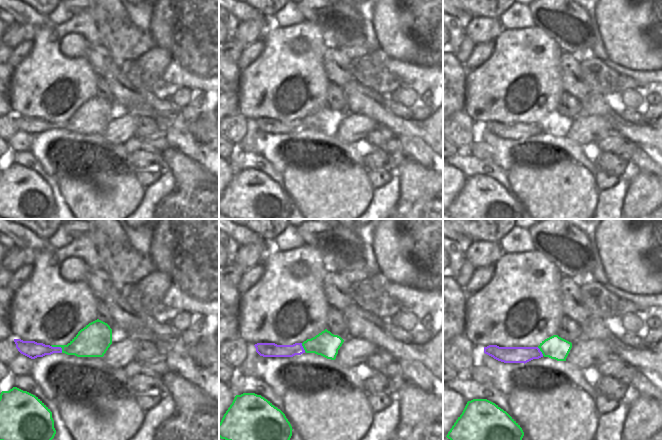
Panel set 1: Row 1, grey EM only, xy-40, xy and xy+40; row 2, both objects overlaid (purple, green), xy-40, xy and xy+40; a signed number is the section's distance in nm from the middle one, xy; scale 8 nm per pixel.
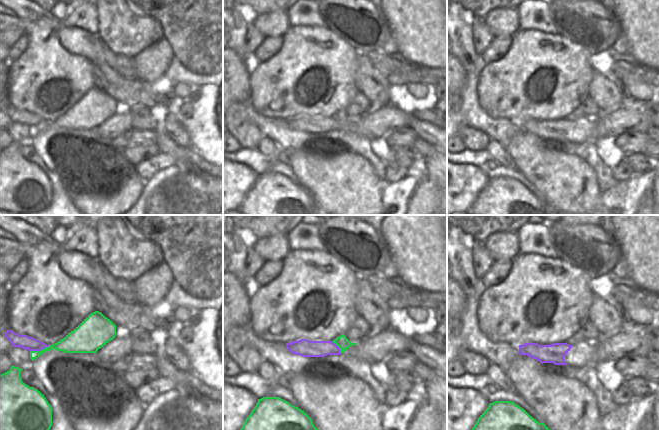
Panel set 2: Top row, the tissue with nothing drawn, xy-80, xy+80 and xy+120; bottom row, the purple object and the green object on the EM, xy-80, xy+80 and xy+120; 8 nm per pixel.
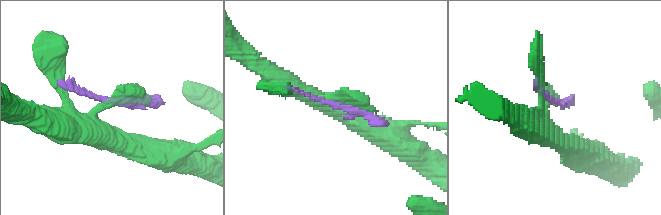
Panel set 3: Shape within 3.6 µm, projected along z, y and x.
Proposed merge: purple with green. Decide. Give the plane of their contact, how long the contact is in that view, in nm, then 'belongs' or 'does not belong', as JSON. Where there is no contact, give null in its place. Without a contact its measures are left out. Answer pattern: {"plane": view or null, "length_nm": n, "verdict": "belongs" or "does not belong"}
{"plane": "xy-40", "length_nm": 110, "verdict": "does not belong"}

